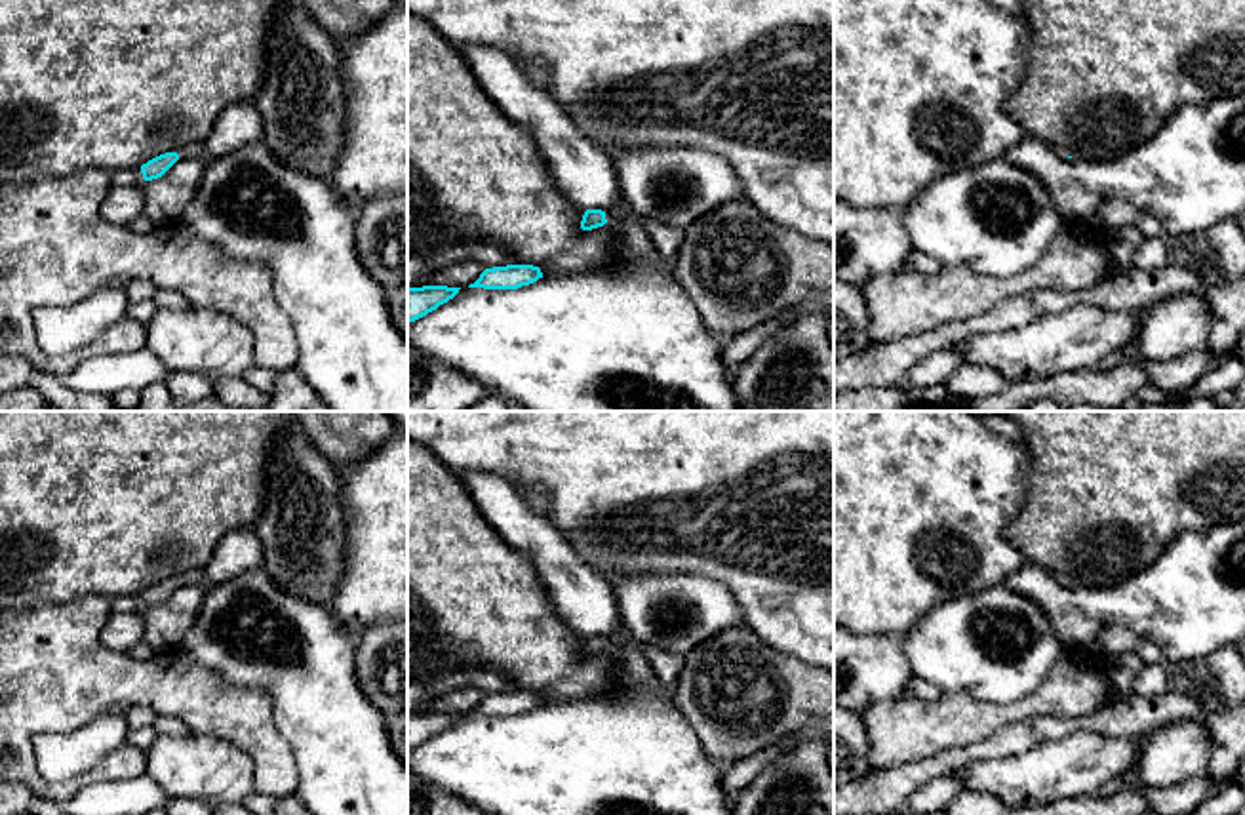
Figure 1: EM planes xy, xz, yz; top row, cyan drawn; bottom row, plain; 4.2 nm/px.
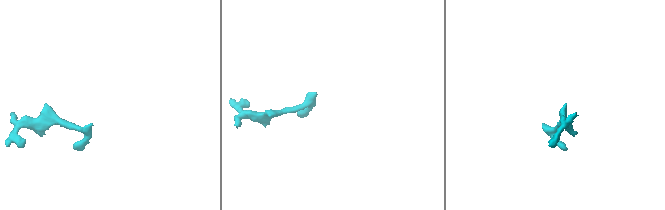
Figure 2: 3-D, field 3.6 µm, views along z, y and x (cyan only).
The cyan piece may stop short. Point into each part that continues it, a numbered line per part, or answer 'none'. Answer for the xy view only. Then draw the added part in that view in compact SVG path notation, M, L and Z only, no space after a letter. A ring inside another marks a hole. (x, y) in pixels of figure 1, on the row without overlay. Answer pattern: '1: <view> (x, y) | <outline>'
1: xy (195, 576) | M190 569L177 577L179 585L206 583L206 569Z

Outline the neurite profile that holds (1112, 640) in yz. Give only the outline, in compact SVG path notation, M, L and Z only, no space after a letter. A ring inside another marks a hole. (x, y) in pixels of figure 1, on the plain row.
M1106 625L1098 630L1093 646L1093 655L1110 661L1117 655L1135 651L1138 638L1123 625Z

